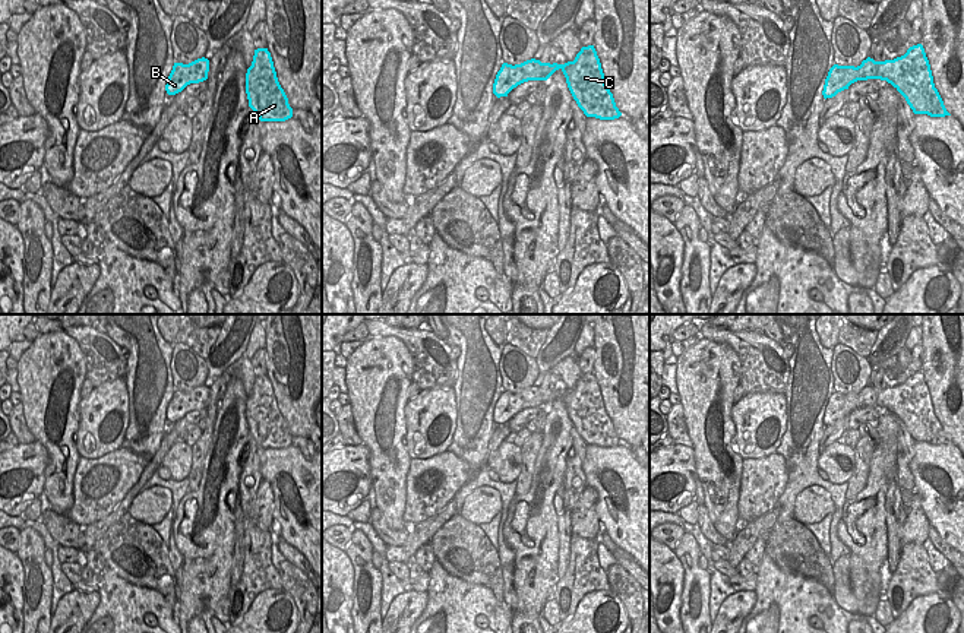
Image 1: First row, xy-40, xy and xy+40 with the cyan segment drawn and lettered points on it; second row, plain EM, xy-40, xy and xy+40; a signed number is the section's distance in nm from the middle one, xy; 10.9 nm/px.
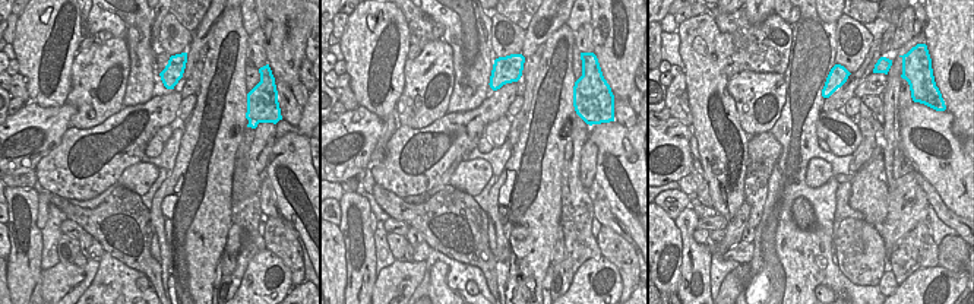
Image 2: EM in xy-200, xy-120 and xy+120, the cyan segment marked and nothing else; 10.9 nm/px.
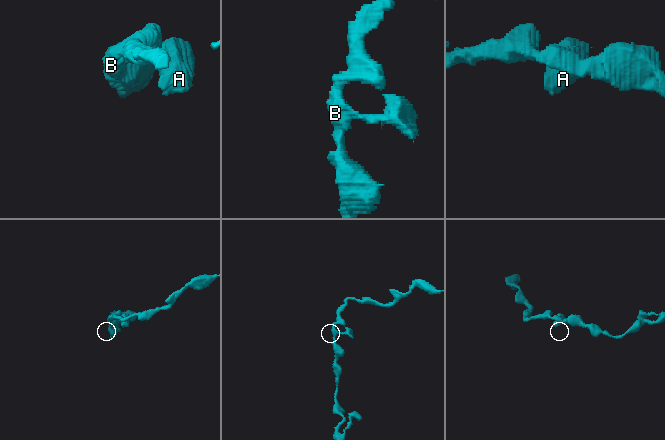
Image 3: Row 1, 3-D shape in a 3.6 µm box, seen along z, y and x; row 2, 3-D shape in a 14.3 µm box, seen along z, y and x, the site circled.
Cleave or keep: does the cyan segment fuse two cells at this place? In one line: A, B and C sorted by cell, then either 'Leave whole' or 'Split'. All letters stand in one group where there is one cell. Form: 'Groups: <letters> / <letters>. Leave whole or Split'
Groups: A B C. Leave whole.

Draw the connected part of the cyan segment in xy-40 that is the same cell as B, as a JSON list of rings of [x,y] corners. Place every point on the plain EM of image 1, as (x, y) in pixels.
[[[202,384],[189,392],[174,390],[167,406],[165,418],[168,422],[181,420],[190,411],[199,411],[208,406],[209,387]]]

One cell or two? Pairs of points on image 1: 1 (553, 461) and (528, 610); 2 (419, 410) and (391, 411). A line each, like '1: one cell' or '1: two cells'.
1: one cell
2: two cells

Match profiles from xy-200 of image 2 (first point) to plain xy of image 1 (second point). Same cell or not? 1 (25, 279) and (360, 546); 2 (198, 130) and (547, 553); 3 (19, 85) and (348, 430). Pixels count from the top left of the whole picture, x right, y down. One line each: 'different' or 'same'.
1: same
2: same
3: same

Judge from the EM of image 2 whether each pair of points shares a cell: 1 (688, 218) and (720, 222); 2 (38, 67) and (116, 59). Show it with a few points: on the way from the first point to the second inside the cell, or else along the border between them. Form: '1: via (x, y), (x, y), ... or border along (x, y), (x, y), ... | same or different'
1: border along (699, 219), (695, 228) | different
2: border along (78, 50), (72, 65), (72, 88), (66, 97) | different

